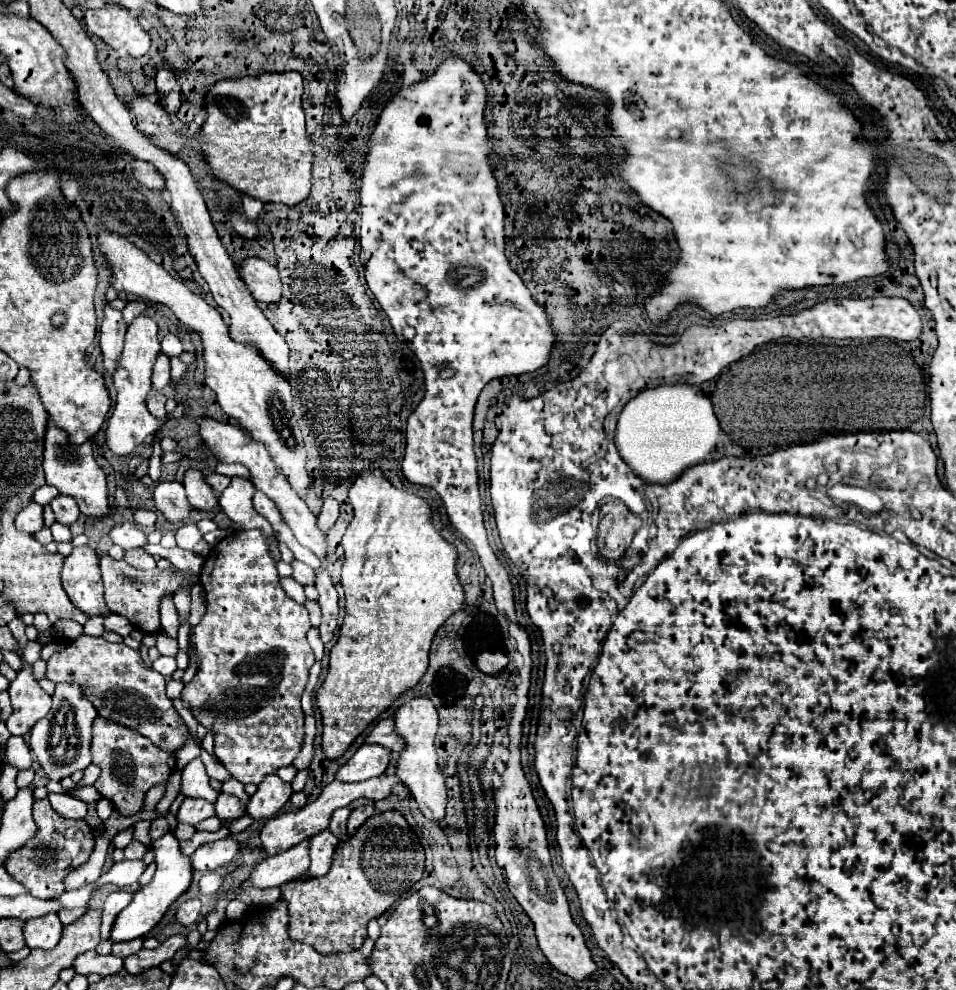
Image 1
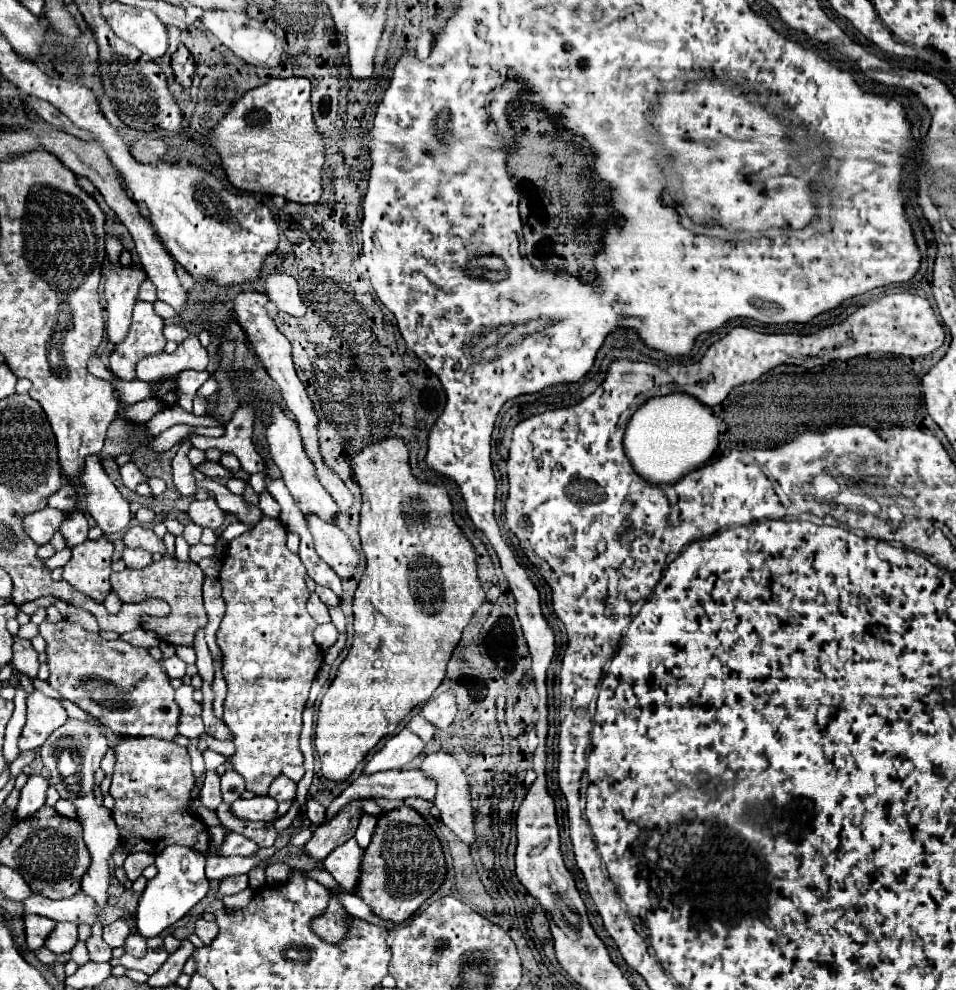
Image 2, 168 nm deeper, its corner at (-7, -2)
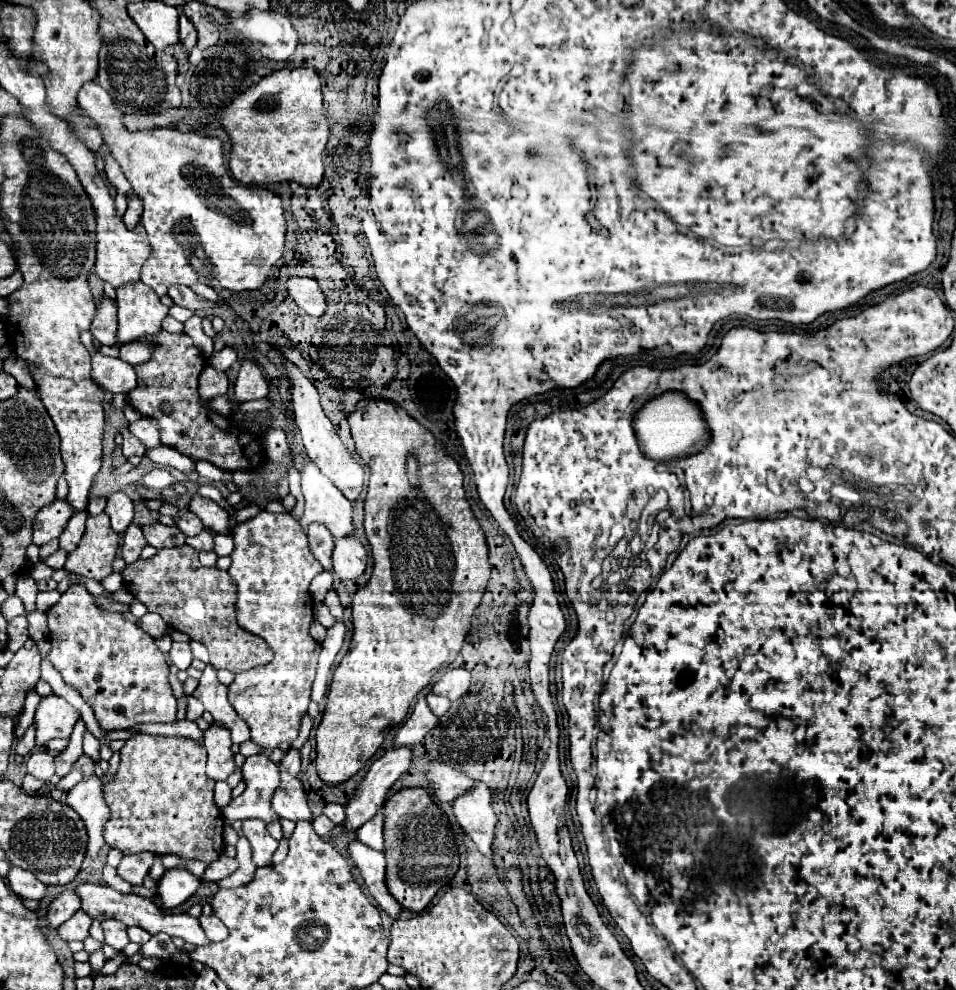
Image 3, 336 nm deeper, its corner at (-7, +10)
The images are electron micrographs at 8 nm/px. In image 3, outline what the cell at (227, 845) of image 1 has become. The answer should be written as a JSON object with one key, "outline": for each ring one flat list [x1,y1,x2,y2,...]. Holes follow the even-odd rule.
{"outline":[[245,820,241,832,251,844,253,862,257,866,269,866,271,864,271,856,273,856,273,852,277,848,277,840,269,836,263,820]]}

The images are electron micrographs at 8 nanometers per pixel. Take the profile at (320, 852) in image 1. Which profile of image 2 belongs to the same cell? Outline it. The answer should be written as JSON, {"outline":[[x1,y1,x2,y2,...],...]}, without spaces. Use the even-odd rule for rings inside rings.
{"outline":[[351,838,343,846,335,848,325,860,327,872,339,882,341,888,355,892,355,884,359,884,359,868,363,860,363,850,359,848,357,840]]}

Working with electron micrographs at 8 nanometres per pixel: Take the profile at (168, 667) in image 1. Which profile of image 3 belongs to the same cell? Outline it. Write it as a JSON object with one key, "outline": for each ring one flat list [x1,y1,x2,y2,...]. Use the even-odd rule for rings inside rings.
{"outline":[[173,642,171,650,169,650,169,658,179,670,187,670,191,666,191,660,193,660,189,644,187,642]]}

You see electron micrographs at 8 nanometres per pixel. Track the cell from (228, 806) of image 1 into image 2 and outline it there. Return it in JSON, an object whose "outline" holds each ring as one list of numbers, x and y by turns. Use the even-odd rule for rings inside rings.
{"outline":[[271,796,265,798,255,798,255,800,235,800,231,804,233,812,239,818,245,820,263,820,263,822,275,822,279,818,277,812,277,802,271,800]]}

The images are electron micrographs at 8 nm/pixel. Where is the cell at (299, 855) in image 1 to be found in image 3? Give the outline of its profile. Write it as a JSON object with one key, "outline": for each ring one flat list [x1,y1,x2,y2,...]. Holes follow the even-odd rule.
{"outline":[[393,748,387,750,379,760,375,760,355,792,349,796,345,808,345,820,343,830,353,832,361,824,365,824,377,810,381,810,387,790,393,786,393,782,407,772,411,762,411,748]]}

